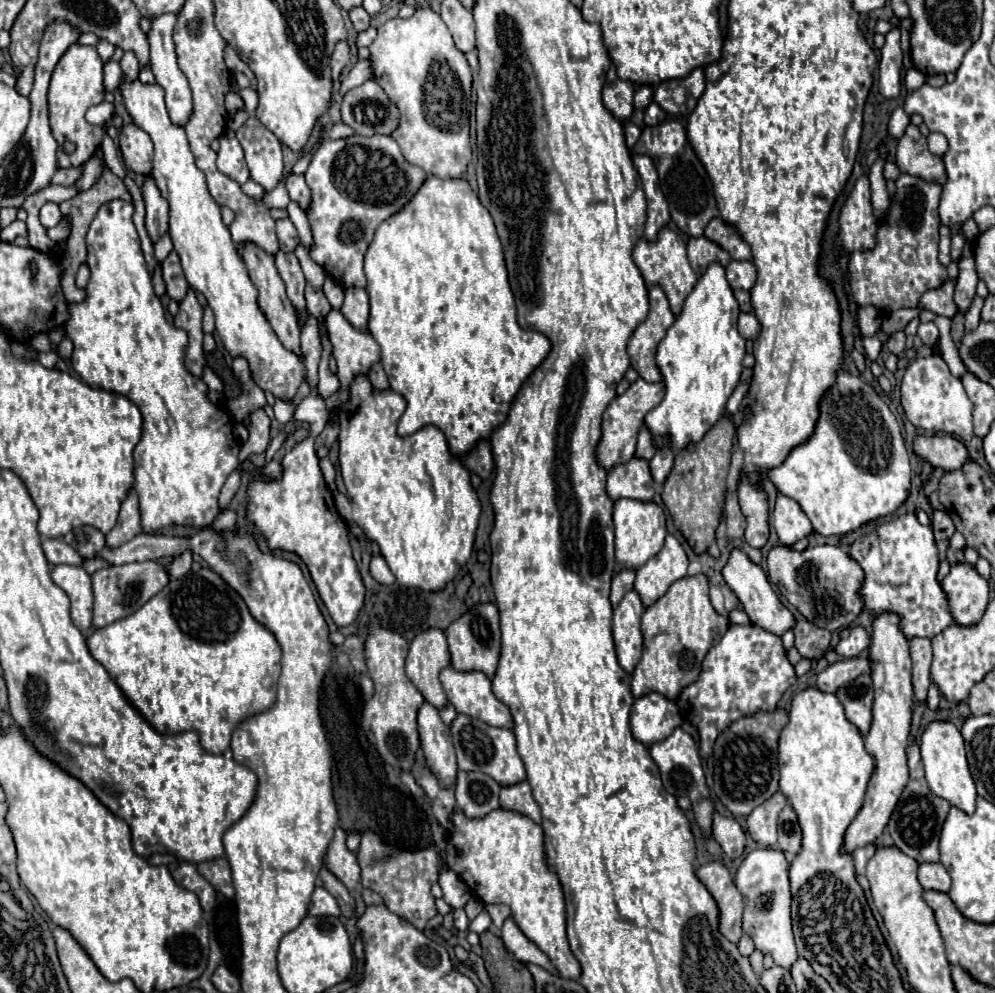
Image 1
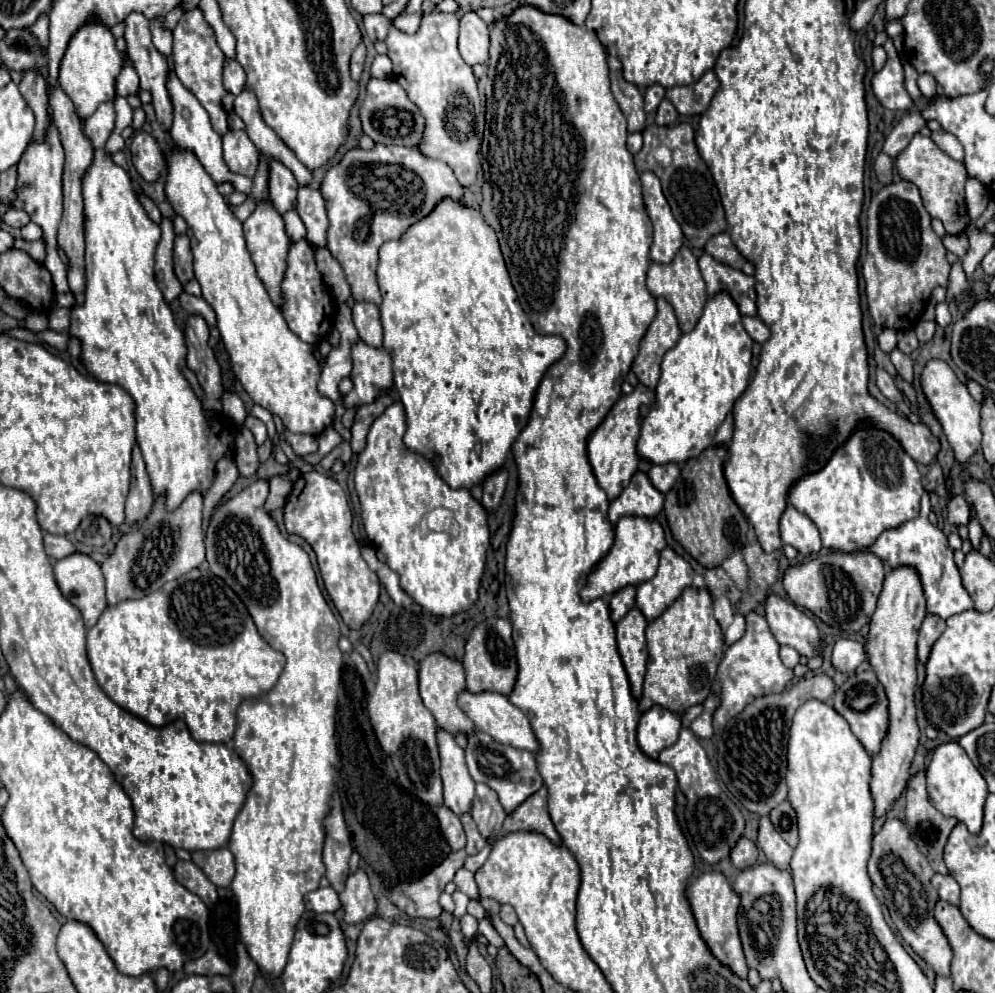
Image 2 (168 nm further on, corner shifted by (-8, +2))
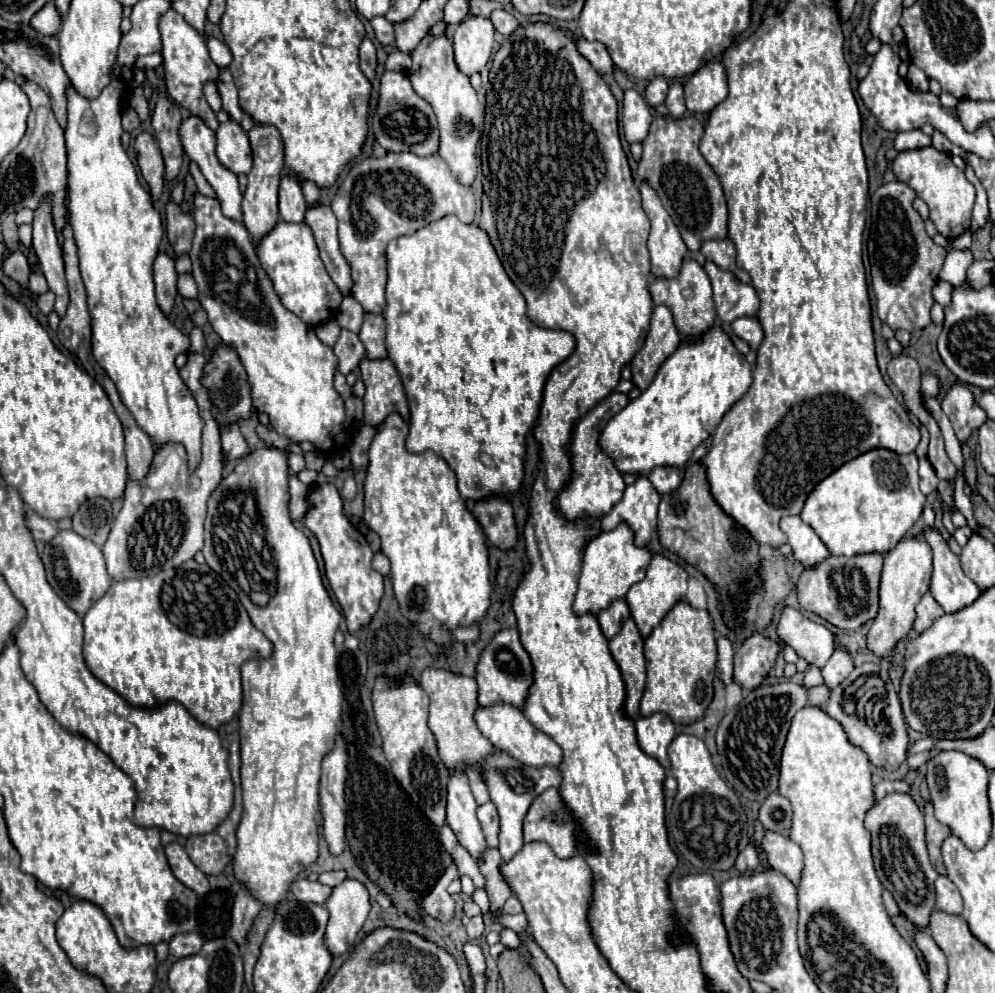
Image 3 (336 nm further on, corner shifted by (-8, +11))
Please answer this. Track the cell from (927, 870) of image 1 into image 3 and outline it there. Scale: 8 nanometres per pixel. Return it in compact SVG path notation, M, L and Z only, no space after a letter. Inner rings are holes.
M938 876L938 880L936 880L934 910L942 910L942 912L954 914L954 916L962 914L962 896L960 896L958 888L946 876Z

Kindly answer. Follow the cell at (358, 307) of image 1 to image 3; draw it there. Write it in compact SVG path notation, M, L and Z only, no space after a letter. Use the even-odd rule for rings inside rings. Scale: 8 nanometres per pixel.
M364 314L360 340L362 340L364 348L366 348L366 358L368 360L382 360L382 358L388 356L386 346L384 346L384 330L386 330L384 316Z

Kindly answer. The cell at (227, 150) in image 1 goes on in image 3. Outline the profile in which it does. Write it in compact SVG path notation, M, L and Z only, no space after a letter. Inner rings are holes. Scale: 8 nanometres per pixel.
M228 120L216 130L216 156L222 166L234 174L248 174L252 168L252 150L246 132L234 120Z

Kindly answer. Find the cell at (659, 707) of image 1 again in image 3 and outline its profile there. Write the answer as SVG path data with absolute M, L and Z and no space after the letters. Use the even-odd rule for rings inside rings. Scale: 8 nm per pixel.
M660 712L652 714L648 718L640 716L636 720L636 734L638 734L640 748L646 754L650 754L652 758L656 758L664 766L666 772L670 772L670 760L668 760L666 748L676 736L676 728L674 728L672 720Z

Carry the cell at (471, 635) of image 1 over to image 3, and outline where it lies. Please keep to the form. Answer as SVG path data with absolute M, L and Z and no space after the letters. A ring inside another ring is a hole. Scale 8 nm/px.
M516 628L508 632L498 632L494 640L484 648L478 668L476 668L476 682L478 682L478 702L484 708L496 702L504 702L516 708L524 706L528 698L528 690L534 682L534 668L532 668L528 652L520 644L520 636Z

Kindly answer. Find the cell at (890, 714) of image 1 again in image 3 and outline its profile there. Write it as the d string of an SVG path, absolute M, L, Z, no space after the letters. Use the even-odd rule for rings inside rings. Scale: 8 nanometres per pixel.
M912 534L904 536L886 556L880 580L880 610L868 632L868 648L882 656L886 662L892 658L894 644L908 634L916 618L916 604L926 594L932 578L932 550L926 540L920 540Z

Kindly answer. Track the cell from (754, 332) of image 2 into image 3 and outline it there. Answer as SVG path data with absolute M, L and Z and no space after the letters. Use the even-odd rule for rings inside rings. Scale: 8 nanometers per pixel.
M738 318L732 322L732 332L742 338L744 342L750 344L752 350L758 350L762 338L764 338L764 332L762 332L762 326L756 318Z

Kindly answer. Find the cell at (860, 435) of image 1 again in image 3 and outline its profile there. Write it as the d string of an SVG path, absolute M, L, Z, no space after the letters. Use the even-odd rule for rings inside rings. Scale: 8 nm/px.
M888 450L866 452L822 480L808 496L800 518L818 534L832 556L892 550L920 520L924 494L918 488L918 458Z

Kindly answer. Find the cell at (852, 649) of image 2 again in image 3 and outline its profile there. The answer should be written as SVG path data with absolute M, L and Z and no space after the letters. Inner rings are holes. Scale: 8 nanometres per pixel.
M836 650L832 654L832 658L828 660L828 664L822 668L822 678L824 678L824 686L832 692L842 680L848 678L848 674L854 670L852 658L848 656L848 652Z

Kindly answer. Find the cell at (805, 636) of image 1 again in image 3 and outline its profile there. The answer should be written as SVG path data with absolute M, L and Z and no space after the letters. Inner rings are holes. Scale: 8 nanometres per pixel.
M808 666L806 674L804 674L804 688L812 688L812 686L820 686L822 680L820 680L820 668L816 666Z

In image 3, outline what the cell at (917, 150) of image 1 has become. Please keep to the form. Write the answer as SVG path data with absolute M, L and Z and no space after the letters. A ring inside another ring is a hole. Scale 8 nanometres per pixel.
M932 146L920 150L906 150L896 156L896 160L892 162L892 170L900 182L908 184L916 192L916 196L928 204L930 220L944 238L952 240L970 228L976 192L974 186L966 180L964 172L956 168L954 162L950 162L948 154Z

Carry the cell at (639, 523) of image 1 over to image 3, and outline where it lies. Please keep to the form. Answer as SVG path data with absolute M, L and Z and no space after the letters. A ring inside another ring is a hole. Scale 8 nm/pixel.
M620 524L618 528L610 532L602 532L596 538L590 540L590 544L584 550L582 556L582 570L578 580L578 592L574 600L574 614L598 614L606 610L614 600L624 598L628 588L636 582L640 582L646 576L646 568L650 564L652 556L648 548L636 548L632 530L626 524Z

